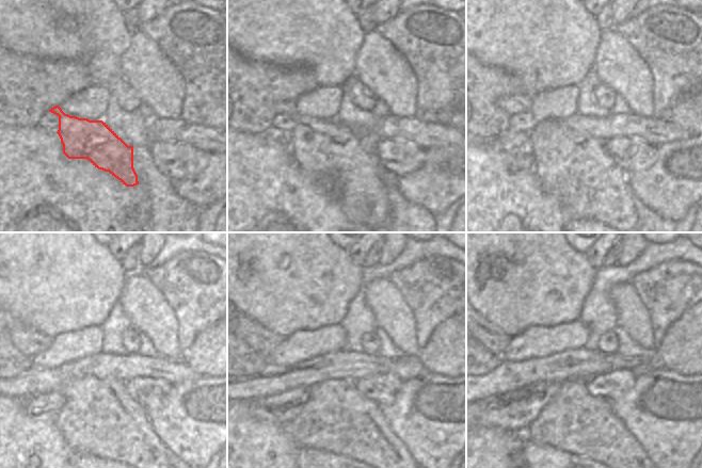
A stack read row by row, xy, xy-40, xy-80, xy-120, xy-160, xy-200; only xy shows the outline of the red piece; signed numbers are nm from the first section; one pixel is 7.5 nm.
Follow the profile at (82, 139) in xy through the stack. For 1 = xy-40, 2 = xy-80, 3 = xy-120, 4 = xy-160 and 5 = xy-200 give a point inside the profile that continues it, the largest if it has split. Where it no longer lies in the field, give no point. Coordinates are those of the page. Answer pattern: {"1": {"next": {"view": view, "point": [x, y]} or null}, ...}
{"1": {"next": {"view": "xy-40", "point": [321, 147]}}, "2": {"next": {"view": "xy-80", "point": [575, 167]}}, "3": {"next": {"view": "xy-120", "point": [99, 417]}}, "4": {"next": {"view": "xy-160", "point": [336, 418]}}, "5": {"next": {"view": "xy-200", "point": [574, 421]}}}

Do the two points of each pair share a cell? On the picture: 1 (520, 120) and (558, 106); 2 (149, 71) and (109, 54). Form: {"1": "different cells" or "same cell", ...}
{"1": "same cell", "2": "different cells"}

